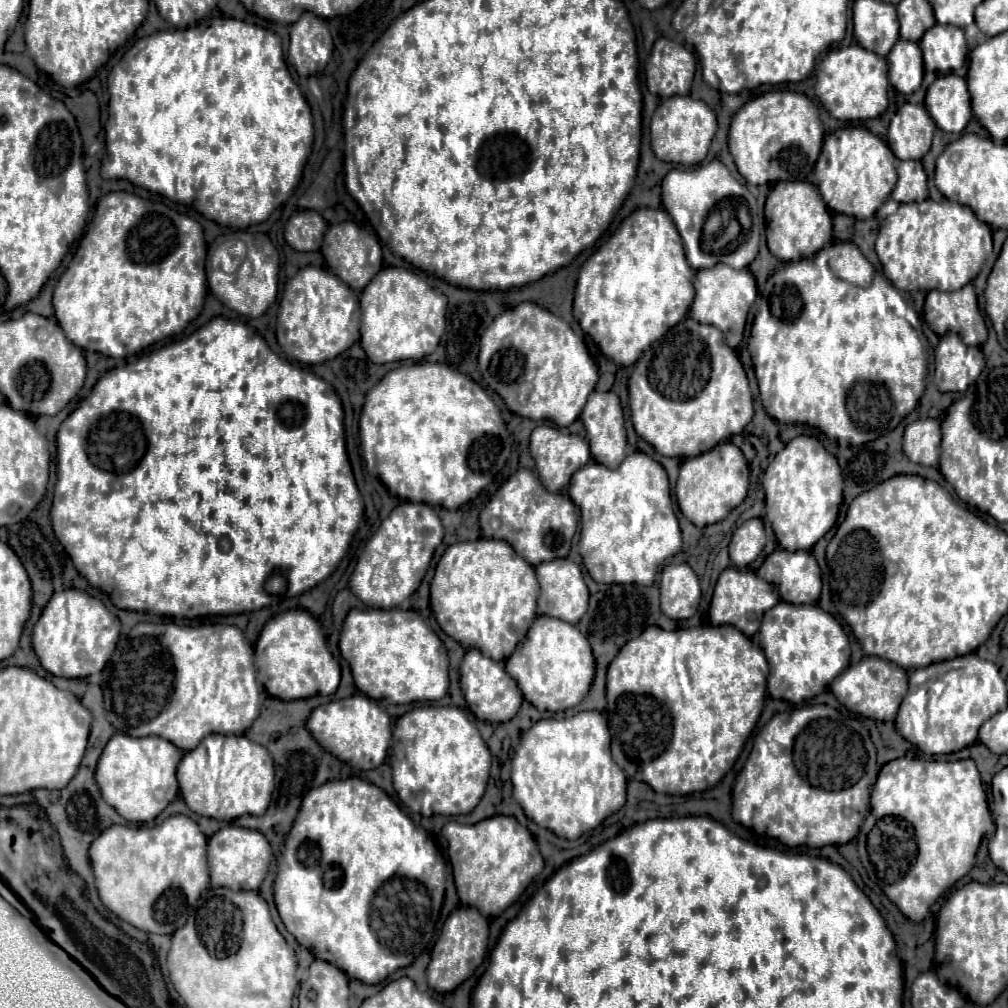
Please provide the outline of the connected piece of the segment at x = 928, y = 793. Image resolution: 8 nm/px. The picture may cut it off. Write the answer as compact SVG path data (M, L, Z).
M891 760L881 768L873 786L871 814L877 818L877 824L867 836L867 854L873 866L869 876L911 922L921 922L937 898L973 868L983 837L995 830L973 760Z

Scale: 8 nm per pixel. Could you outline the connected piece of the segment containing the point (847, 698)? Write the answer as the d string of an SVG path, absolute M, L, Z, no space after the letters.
M865 656L859 664L849 666L843 674L839 674L839 678L835 678L835 682L831 682L831 692L847 710L873 720L891 722L895 720L903 696L907 694L907 672L887 660Z

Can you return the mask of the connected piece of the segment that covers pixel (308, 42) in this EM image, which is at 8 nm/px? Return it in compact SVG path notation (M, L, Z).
M305 12L291 26L289 34L289 62L295 70L301 76L319 74L333 54L333 40L327 24L313 12Z

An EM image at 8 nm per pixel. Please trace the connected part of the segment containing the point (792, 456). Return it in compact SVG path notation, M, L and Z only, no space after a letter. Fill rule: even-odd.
M793 438L767 466L763 476L767 518L773 524L777 542L785 550L811 550L835 524L843 500L843 476L837 458L817 438Z

